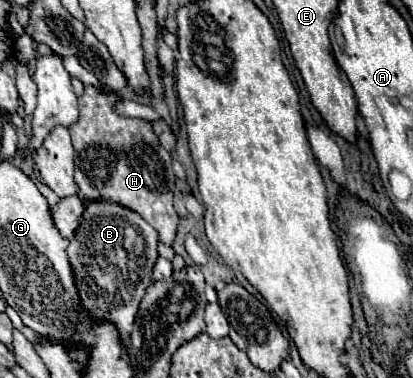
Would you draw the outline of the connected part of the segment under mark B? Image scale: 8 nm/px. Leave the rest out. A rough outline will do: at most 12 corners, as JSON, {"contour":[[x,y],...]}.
{"contour":[[84,200],[66,254],[92,322],[130,340],[160,238]]}

